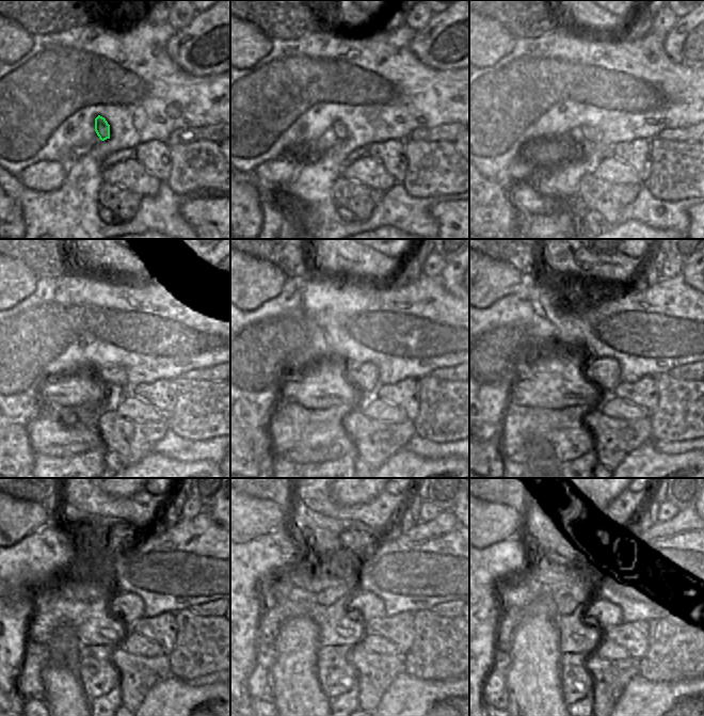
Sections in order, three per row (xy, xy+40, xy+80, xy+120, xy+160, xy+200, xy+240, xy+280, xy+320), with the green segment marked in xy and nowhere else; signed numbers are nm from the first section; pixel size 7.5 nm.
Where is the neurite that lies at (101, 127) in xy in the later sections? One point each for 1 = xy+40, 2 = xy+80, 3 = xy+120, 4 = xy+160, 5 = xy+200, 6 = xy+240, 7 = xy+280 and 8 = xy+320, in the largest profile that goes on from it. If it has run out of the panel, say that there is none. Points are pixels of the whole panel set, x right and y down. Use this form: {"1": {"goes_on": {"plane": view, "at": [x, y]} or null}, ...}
{"1": {"goes_on": {"plane": "xy+40", "at": [339, 129]}}, "2": {"goes_on": {"plane": "xy+80", "at": [584, 133]}}, "3": {"goes_on": {"plane": "xy+120", "at": [115, 376]}}, "4": {"goes_on": {"plane": "xy+160", "at": [364, 376]}}, "5": {"goes_on": {"plane": "xy+200", "at": [605, 371]}}, "6": {"goes_on": {"plane": "xy+240", "at": [129, 607]}}, "7": {"goes_on": {"plane": "xy+280", "at": [367, 606]}}, "8": {"goes_on": {"plane": "xy+320", "at": [611, 609]}}}

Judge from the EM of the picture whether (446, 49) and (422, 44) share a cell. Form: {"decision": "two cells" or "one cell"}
{"decision": "one cell"}

